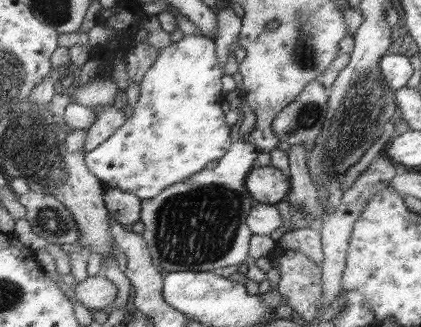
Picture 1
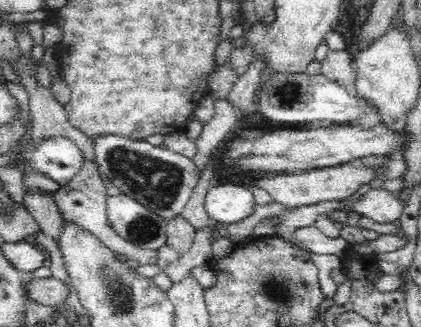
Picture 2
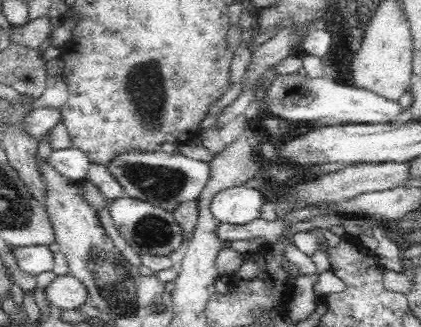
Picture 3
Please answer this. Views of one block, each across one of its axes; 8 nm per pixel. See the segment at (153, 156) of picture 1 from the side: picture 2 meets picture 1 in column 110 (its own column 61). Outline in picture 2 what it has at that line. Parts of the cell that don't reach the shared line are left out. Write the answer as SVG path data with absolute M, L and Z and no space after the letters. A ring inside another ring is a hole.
M46 140L42 148L38 146L34 154L30 156L32 170L42 172L50 176L54 182L58 182L62 188L68 186L76 174L82 172L86 166L84 152L74 146L70 140Z

